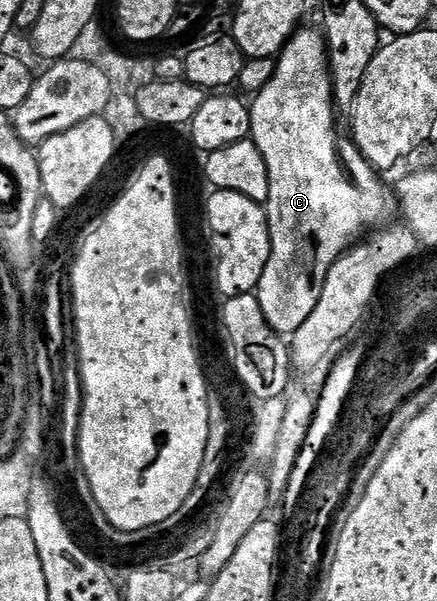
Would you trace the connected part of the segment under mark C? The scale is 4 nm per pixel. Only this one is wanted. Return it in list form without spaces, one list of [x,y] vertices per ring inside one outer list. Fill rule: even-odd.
[[[297,30],[292,39],[280,52],[276,59],[276,72],[270,77],[270,81],[251,100],[250,110],[252,112],[252,134],[250,136],[252,144],[262,155],[269,173],[269,197],[266,202],[268,212],[268,228],[270,229],[270,261],[266,261],[266,269],[260,278],[258,288],[258,298],[262,305],[262,313],[266,321],[272,326],[276,334],[281,337],[291,337],[304,321],[306,317],[313,313],[314,307],[318,305],[319,295],[322,293],[323,283],[326,281],[327,271],[341,255],[348,251],[357,241],[363,240],[373,229],[379,228],[380,222],[384,219],[384,214],[388,211],[388,191],[384,188],[381,176],[377,168],[370,162],[368,156],[360,152],[351,138],[342,136],[336,132],[336,118],[338,112],[332,102],[332,76],[328,70],[328,60],[326,58],[326,44],[324,36],[319,30],[304,31]]]

